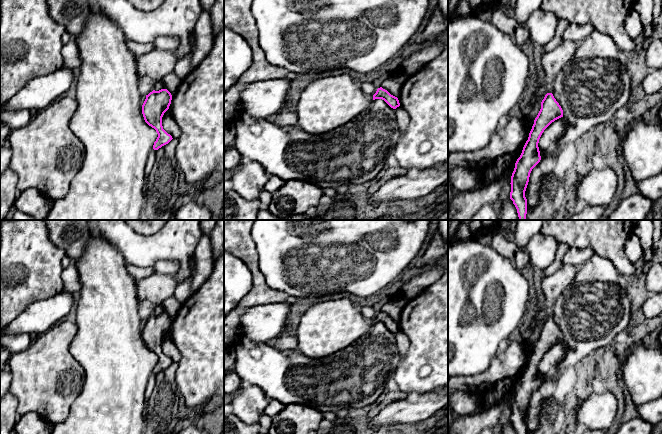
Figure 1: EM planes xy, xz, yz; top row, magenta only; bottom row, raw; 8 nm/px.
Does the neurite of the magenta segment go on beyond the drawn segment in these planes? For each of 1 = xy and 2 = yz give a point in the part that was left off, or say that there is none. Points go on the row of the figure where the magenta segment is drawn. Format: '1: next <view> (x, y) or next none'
1: next none
2: next none

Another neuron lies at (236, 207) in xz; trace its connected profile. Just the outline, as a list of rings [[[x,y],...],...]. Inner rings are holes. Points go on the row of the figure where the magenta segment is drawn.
[[[224,177],[224,220],[312,220],[315,213],[287,218],[274,216],[259,207],[257,200],[247,200],[233,190],[229,177]]]

